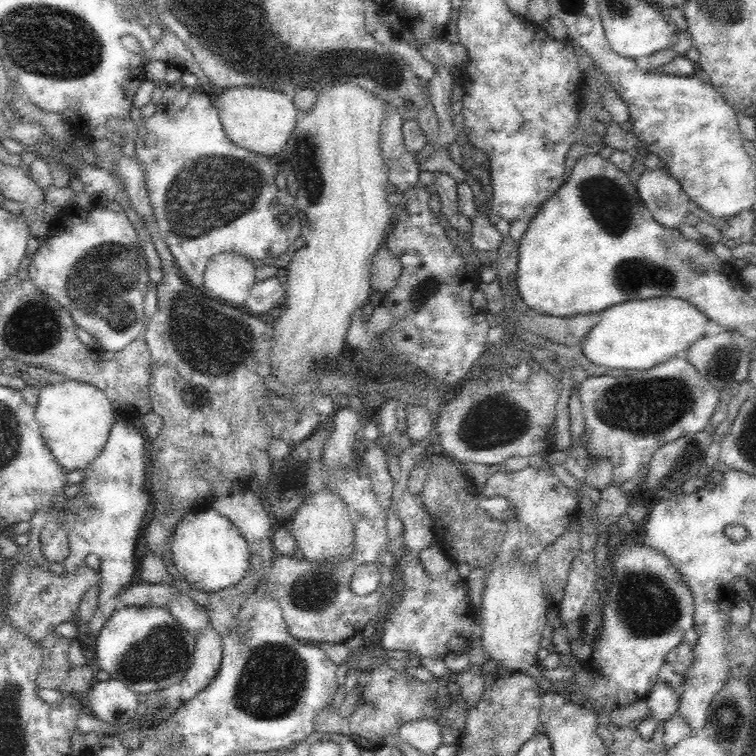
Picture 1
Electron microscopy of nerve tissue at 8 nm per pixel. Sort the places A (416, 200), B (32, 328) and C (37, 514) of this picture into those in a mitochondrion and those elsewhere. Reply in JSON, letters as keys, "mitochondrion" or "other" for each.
{"A":"other","B":"mitochondrion","C":"other"}

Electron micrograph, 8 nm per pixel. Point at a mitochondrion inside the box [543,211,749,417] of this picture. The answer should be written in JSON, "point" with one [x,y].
{"point":[634,274]}

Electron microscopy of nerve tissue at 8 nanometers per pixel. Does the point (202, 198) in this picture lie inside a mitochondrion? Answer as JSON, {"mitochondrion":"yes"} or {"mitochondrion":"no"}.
{"mitochondrion":"yes"}

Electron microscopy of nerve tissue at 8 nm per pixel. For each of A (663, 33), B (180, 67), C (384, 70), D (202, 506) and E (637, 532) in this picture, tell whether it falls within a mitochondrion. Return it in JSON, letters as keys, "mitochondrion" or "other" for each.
{"A":"other","B":"other","C":"mitochondrion","D":"other","E":"other"}

